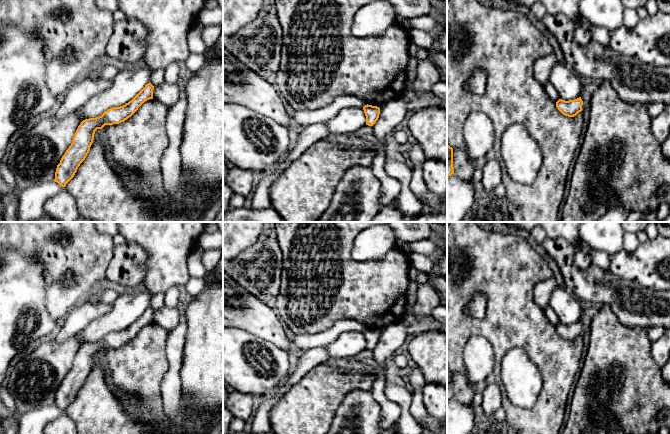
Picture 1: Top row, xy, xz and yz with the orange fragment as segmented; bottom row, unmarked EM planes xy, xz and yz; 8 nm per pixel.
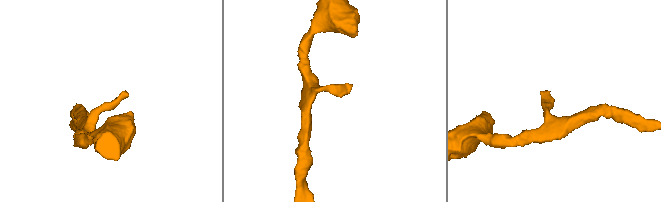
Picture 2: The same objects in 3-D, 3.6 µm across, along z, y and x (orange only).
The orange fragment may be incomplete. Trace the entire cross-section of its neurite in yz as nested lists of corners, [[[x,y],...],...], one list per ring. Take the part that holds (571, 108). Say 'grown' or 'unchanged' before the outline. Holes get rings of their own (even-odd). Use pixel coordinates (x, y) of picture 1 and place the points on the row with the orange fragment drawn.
unchanged; [[[581,97],[574,99],[574,100],[569,100],[569,101],[559,99],[556,102],[556,107],[558,108],[558,110],[563,115],[568,116],[568,117],[574,117],[579,112],[581,112],[582,105],[583,105],[583,101],[582,101]]]

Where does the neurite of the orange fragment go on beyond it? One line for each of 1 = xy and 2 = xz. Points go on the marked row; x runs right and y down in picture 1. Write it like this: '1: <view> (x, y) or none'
1: none
2: none

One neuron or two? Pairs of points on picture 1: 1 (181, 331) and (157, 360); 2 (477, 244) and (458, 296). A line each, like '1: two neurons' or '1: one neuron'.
1: two neurons
2: one neuron

